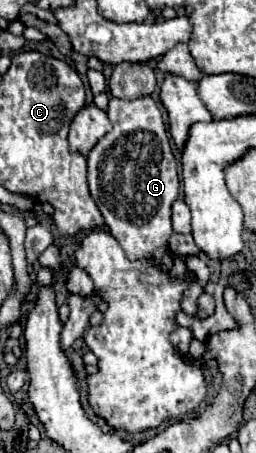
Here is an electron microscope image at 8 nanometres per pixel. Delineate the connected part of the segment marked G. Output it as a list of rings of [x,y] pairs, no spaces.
[[[142,96],[136,100],[110,98],[106,114],[114,128],[102,136],[86,156],[90,194],[102,212],[110,234],[120,242],[128,258],[150,258],[156,248],[168,246],[172,234],[170,206],[180,190],[178,166],[162,112],[152,96]]]

